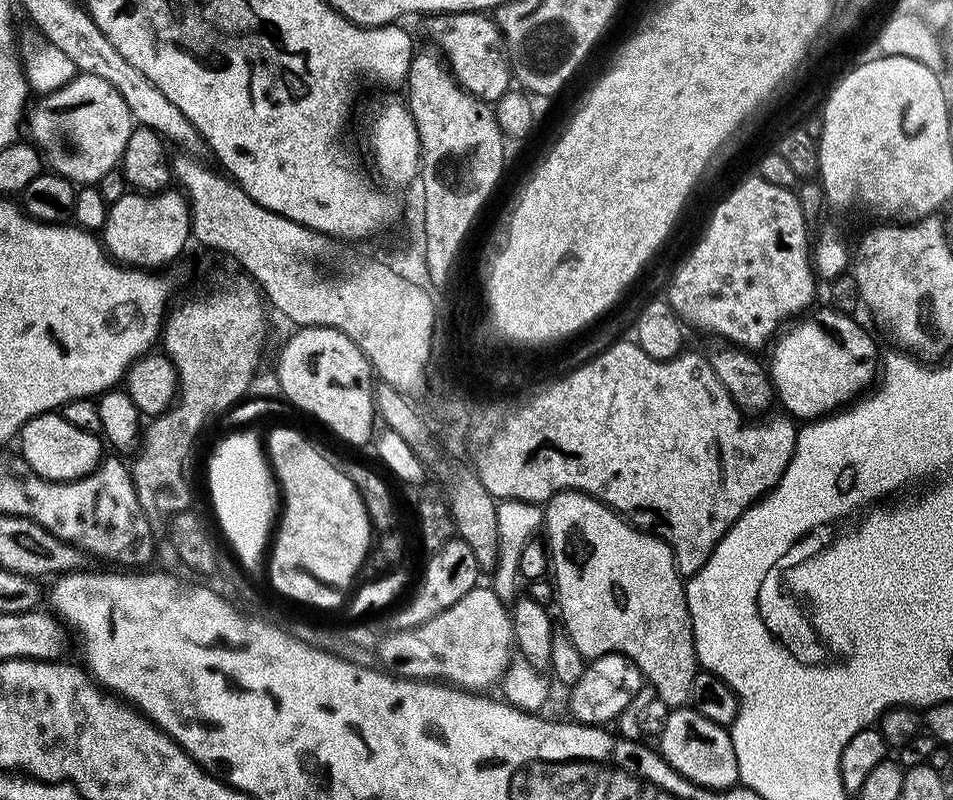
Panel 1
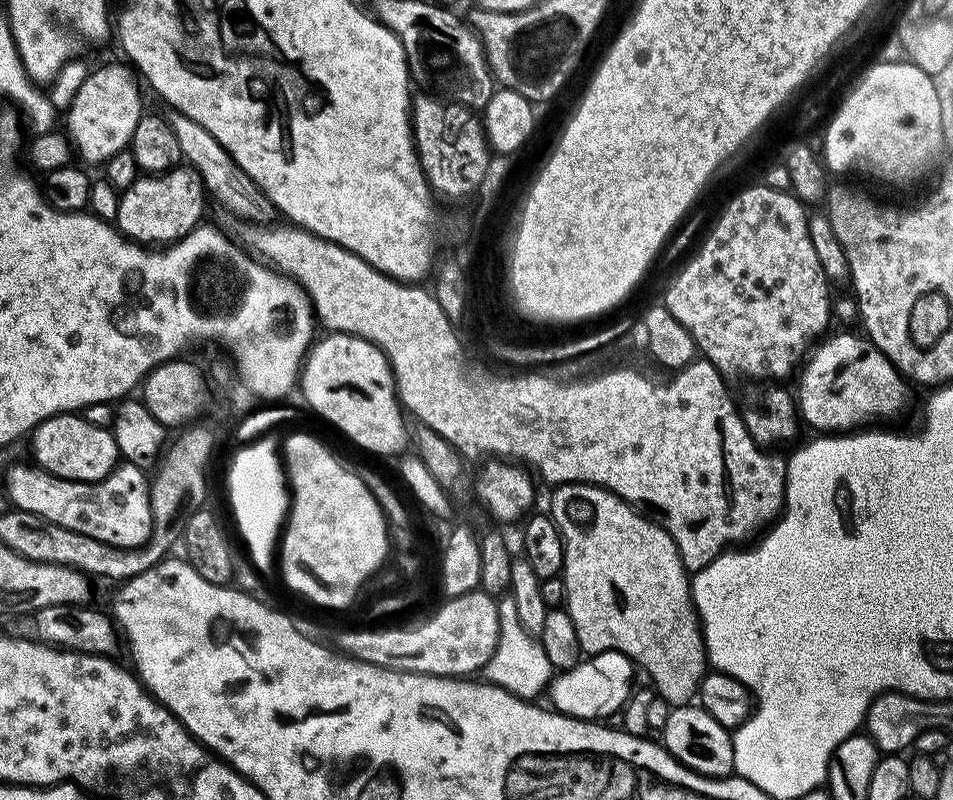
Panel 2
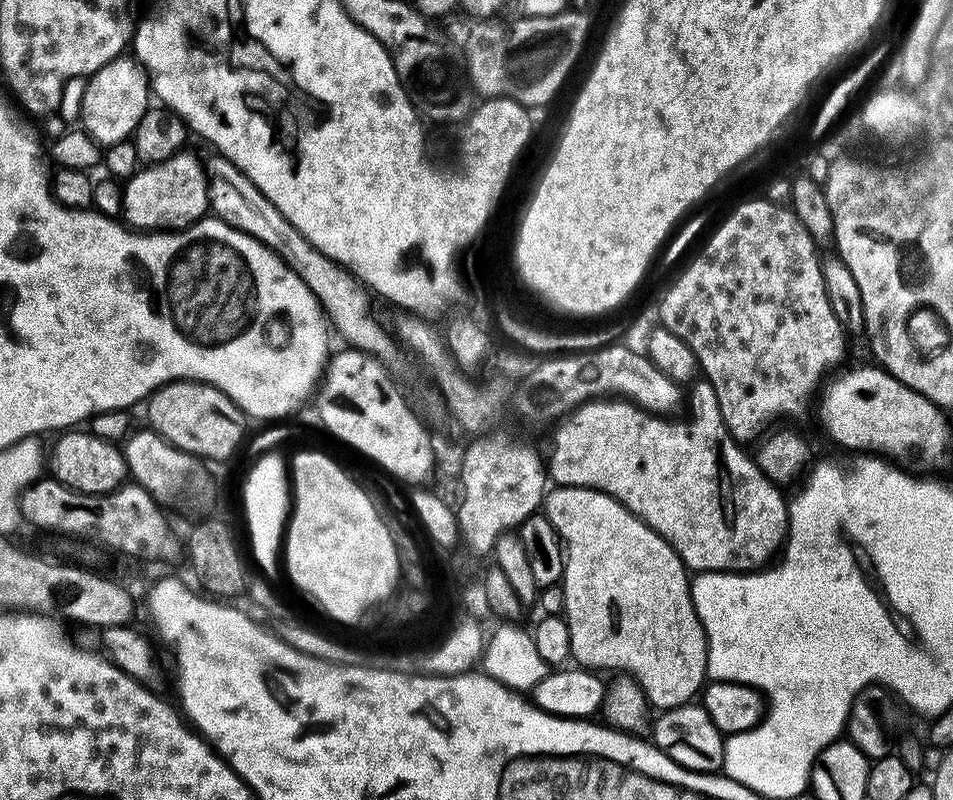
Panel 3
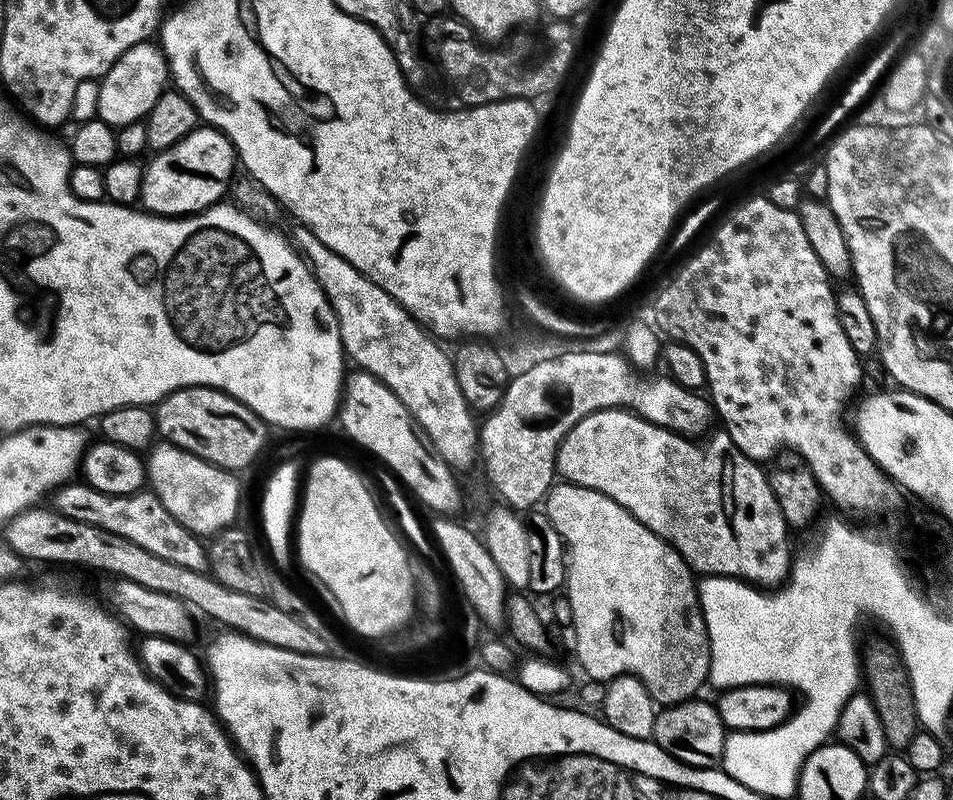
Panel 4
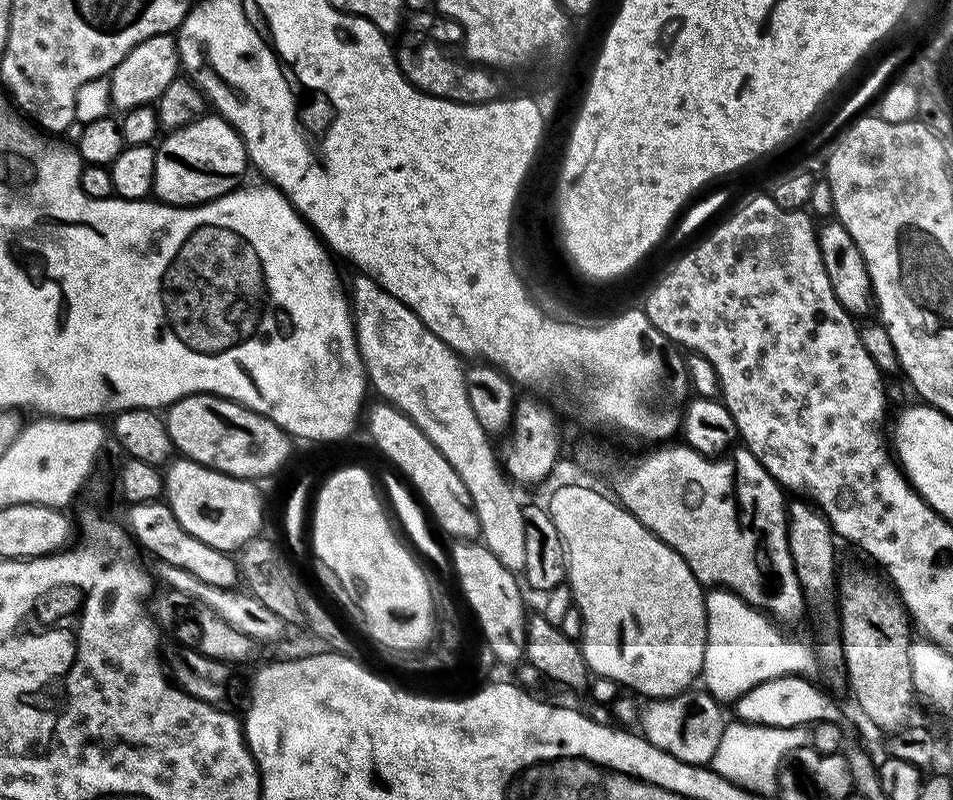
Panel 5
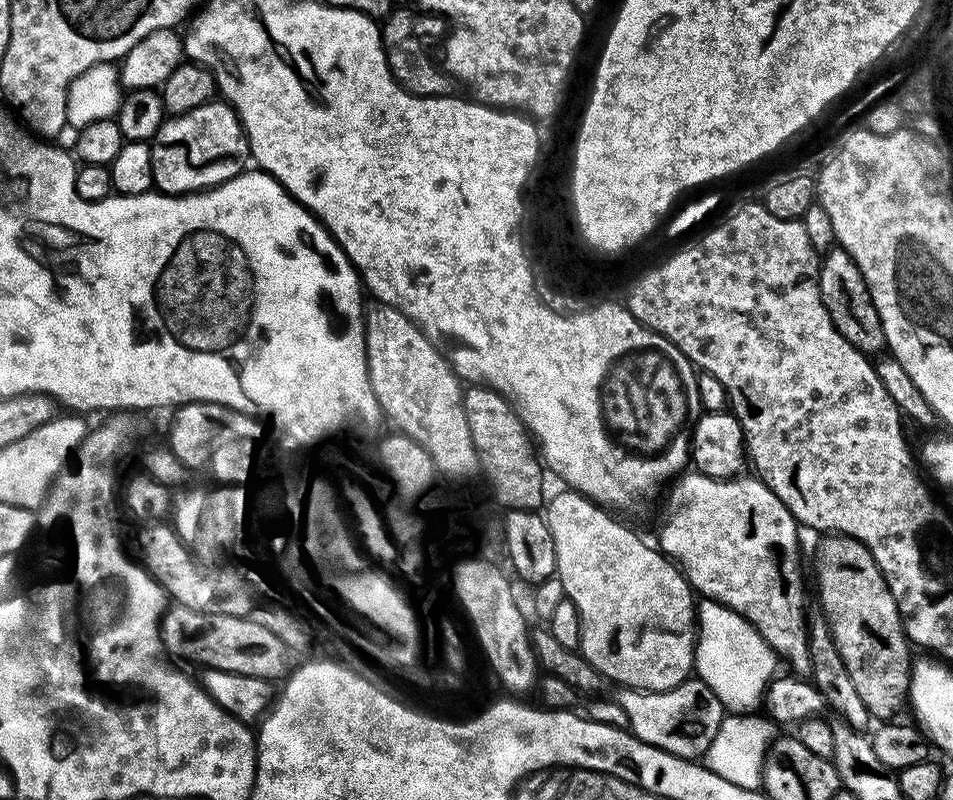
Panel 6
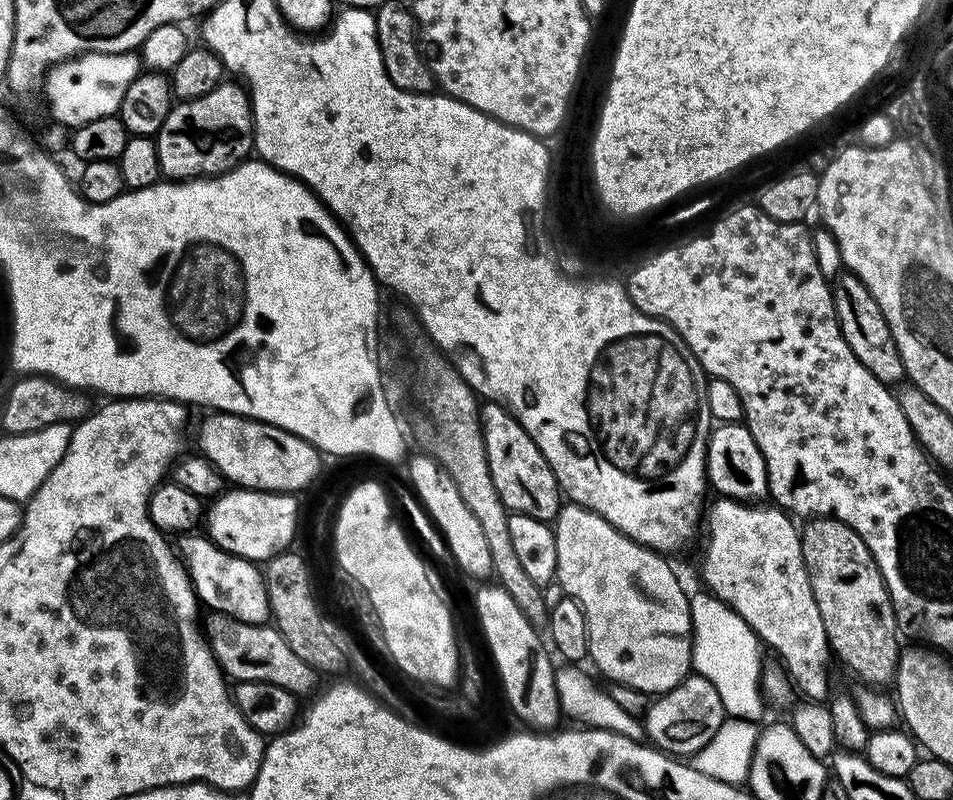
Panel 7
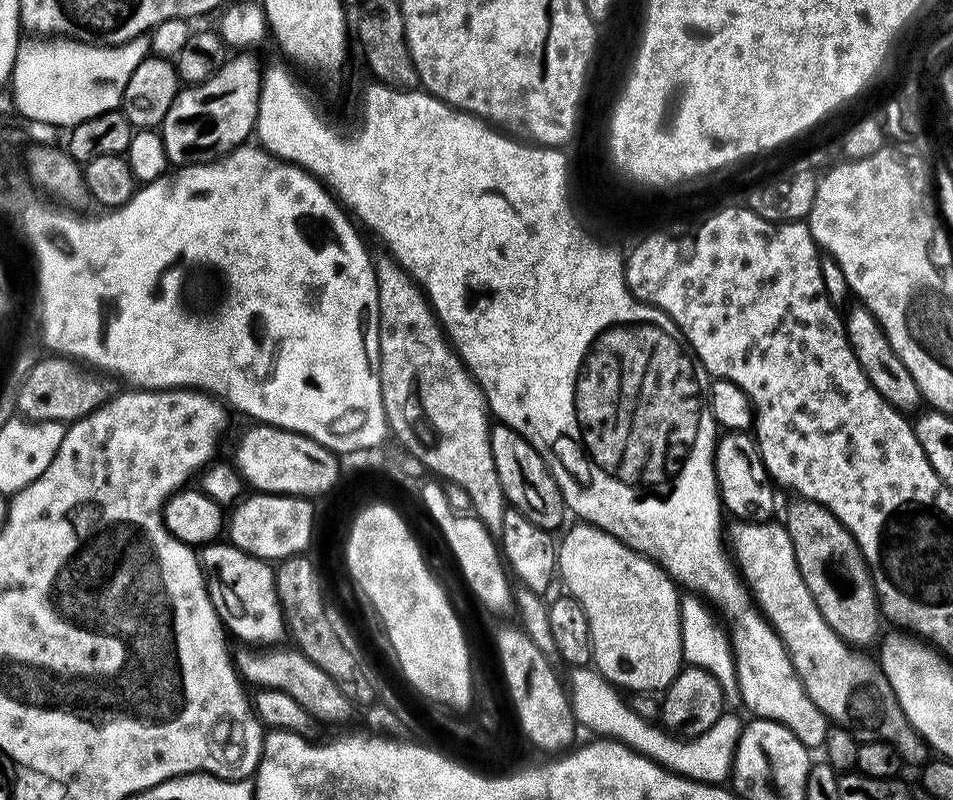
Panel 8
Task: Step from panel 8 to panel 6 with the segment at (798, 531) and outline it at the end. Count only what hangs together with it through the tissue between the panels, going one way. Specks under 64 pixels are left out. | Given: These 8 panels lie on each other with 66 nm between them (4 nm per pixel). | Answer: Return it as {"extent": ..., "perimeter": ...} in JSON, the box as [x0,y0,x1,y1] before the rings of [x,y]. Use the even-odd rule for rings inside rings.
{"extent":[814,534,912,722],"perimeter":[[[826,534],[820,539],[822,540],[817,544],[814,554],[818,605],[825,614],[829,632],[842,658],[844,668],[870,716],[880,722],[891,721],[907,703],[912,665],[910,641],[905,634],[897,603],[889,590],[885,576],[881,574],[881,568],[874,562],[873,555],[864,543],[858,542],[852,536],[839,534]]]}

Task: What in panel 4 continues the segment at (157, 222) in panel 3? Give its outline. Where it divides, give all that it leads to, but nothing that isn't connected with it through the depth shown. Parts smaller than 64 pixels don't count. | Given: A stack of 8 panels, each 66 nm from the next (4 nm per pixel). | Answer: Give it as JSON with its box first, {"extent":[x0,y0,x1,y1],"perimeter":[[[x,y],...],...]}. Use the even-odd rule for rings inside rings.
{"extent":[139,126,238,216],"perimeter":[[[211,126],[193,128],[174,146],[151,158],[149,164],[143,165],[139,203],[153,216],[191,216],[221,203],[229,191],[232,171],[238,168],[236,152],[227,136]]]}

